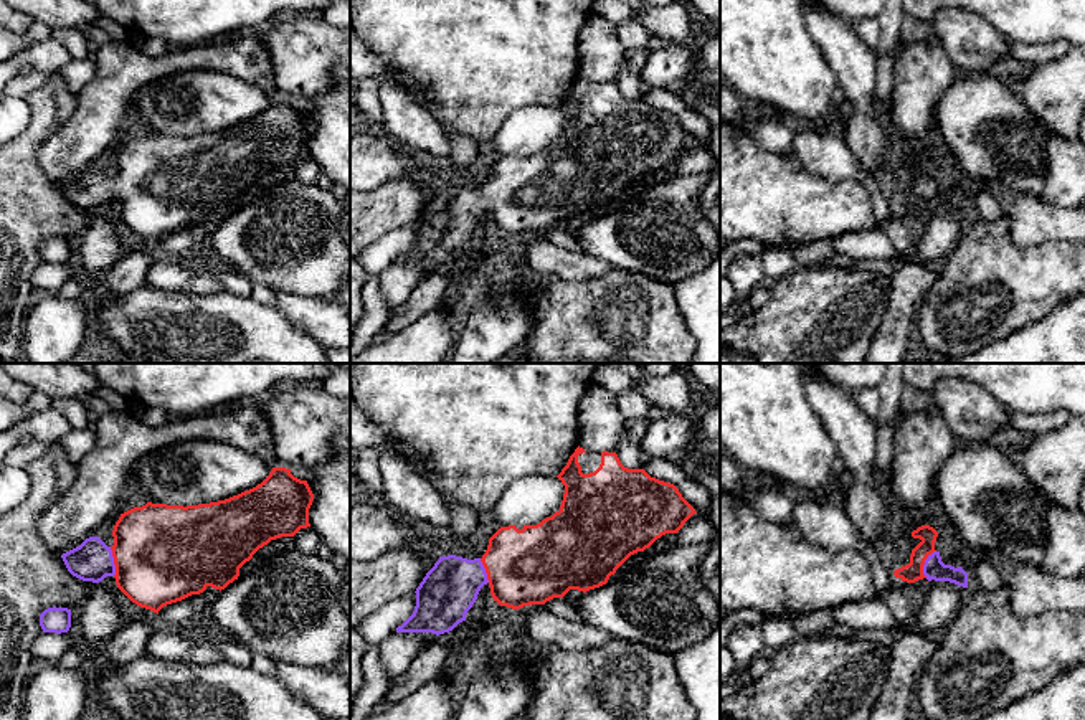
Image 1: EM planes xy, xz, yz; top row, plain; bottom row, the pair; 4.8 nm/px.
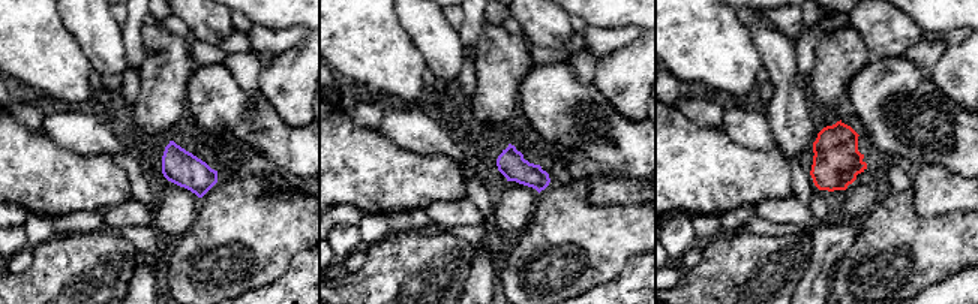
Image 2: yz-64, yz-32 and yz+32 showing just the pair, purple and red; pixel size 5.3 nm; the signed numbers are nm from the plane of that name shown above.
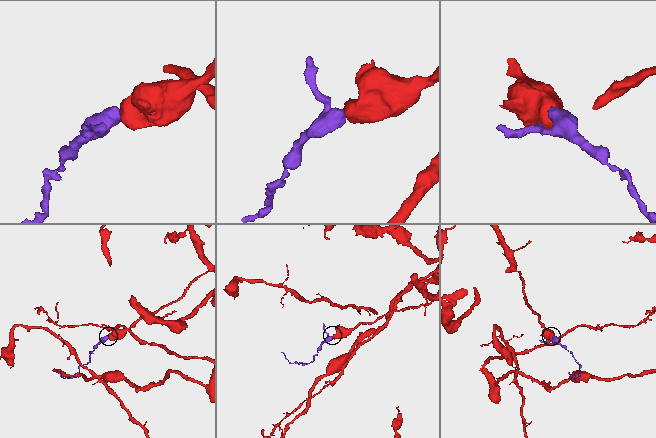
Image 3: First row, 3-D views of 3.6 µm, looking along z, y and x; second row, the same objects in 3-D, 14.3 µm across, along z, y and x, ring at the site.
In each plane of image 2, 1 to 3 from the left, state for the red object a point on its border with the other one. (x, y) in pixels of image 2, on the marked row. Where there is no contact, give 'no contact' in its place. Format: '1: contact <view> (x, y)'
1: no contact
2: no contact
3: no contact

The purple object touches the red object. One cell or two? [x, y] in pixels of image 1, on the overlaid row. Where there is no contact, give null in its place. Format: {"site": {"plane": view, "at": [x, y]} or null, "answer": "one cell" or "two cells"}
{"site": {"plane": "yz", "at": [925, 563]}, "answer": "one cell"}

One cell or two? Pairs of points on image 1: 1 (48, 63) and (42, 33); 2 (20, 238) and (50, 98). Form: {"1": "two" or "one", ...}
{"1": "two", "2": "one"}

